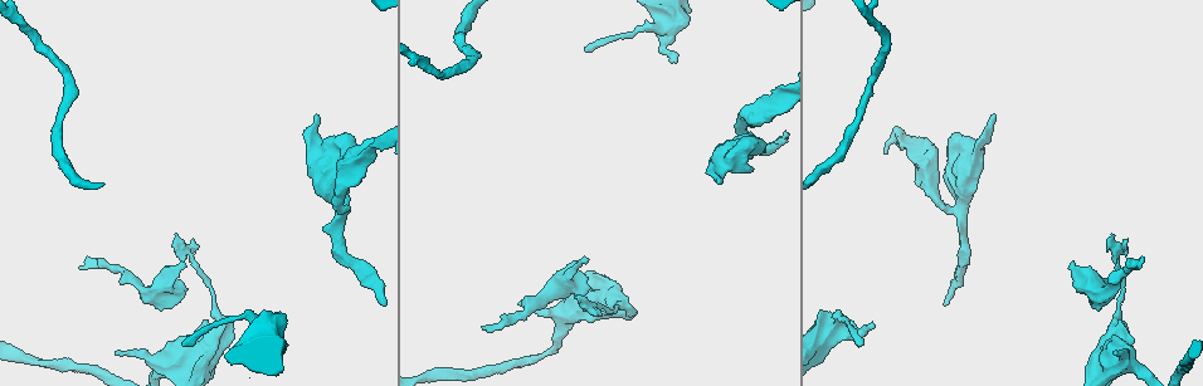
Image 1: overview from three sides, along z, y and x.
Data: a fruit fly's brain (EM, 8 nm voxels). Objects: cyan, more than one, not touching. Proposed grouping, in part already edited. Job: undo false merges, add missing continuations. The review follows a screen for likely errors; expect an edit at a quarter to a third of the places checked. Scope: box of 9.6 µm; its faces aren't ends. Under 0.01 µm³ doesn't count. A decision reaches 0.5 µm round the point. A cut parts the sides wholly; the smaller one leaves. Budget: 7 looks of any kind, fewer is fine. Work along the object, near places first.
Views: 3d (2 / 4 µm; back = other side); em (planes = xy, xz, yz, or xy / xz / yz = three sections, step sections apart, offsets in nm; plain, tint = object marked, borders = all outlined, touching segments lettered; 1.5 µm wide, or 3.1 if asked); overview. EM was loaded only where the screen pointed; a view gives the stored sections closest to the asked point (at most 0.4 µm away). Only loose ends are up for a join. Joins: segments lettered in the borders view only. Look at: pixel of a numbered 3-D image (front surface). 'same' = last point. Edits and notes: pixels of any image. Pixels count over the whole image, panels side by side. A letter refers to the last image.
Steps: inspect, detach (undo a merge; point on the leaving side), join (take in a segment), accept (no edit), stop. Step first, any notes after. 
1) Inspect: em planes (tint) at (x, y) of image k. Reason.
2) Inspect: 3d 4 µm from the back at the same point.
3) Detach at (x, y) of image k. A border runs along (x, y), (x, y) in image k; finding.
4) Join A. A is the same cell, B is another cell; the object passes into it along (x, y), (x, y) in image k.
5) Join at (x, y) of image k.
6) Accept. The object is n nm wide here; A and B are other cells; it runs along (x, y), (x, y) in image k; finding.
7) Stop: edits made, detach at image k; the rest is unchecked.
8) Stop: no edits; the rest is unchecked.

Inspect: 3d 2 µm at (722, 179) of image 1. Thin end.

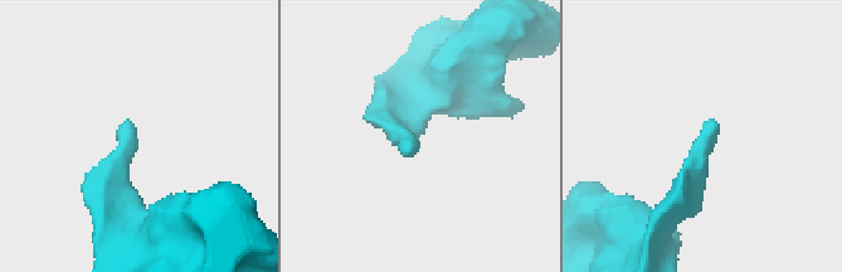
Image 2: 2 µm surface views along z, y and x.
Inspect: em xy step 4 (borders) at (409, 147) of image 2. Need the tissue.

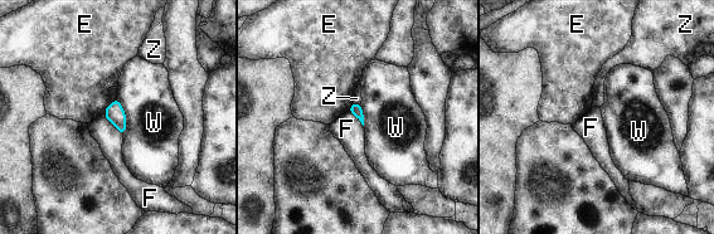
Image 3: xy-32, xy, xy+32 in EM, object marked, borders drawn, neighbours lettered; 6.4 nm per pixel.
Accept. E, F, W and Z are other cells; a border runs along (103, 113), (122, 136) in image 3; none of them fits.

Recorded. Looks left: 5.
Inspect: 3d 4 µm at (1073, 263) of image 1. Free end.

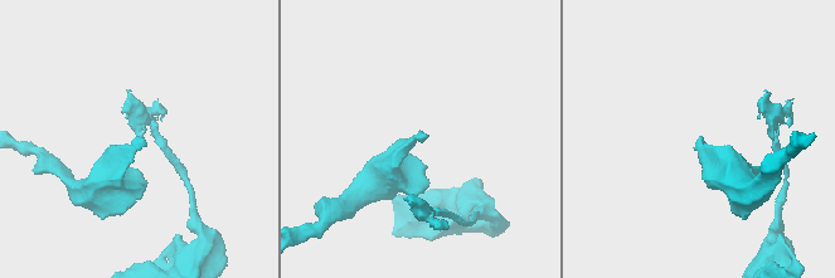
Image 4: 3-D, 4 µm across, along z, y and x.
Inspect: em xy step 8 (borders) at (421, 139) of image 4. Need the tissue.

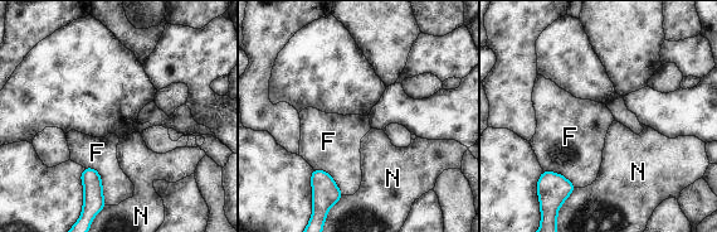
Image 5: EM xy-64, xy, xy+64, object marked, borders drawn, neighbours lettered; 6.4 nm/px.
Inspect: em planes (borders) at the same point. Cut it another way.

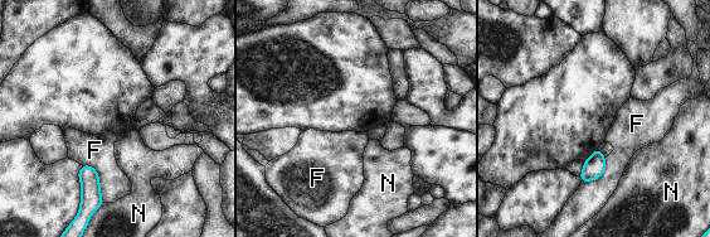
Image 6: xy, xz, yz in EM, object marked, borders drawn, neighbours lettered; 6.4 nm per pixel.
Accept. F and N are other cells; a border runs along (82, 164), (98, 174), (103, 202) in image 6; none of them fits.

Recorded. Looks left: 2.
Inspect: em planes (borders) at (78, 268) of image 1. An open end.

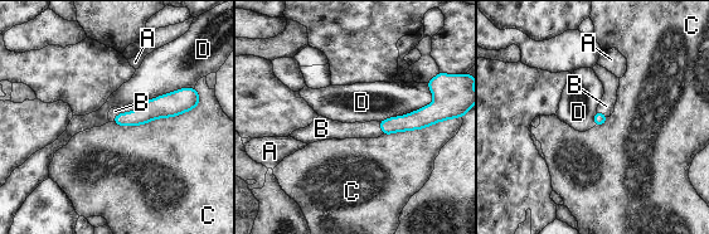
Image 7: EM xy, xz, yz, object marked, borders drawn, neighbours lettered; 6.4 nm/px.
Join B. The longest contact is with C, 600 nm; B is the same cell, A, C and D are other cells; the object passes into it along (163, 106), (125, 113), (115, 111) in image 7; it goes on there.

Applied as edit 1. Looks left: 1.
Stop: edits made, join at image 7; the rest is unchecked.

